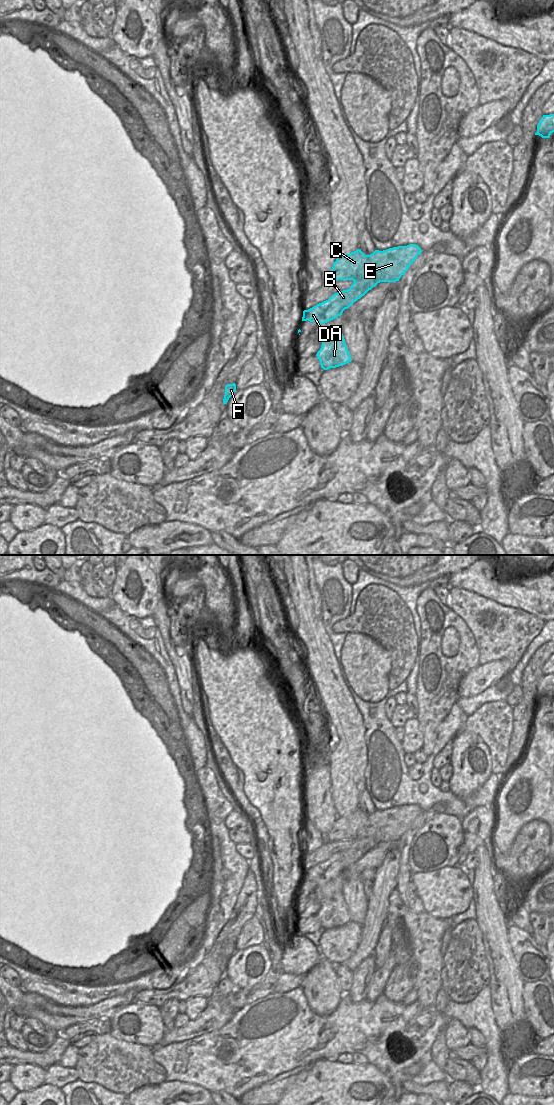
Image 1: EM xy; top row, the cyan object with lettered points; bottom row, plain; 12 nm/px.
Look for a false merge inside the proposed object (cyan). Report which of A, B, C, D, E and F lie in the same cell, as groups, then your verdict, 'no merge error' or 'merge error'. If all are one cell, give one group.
A B D / C E F | merge error

